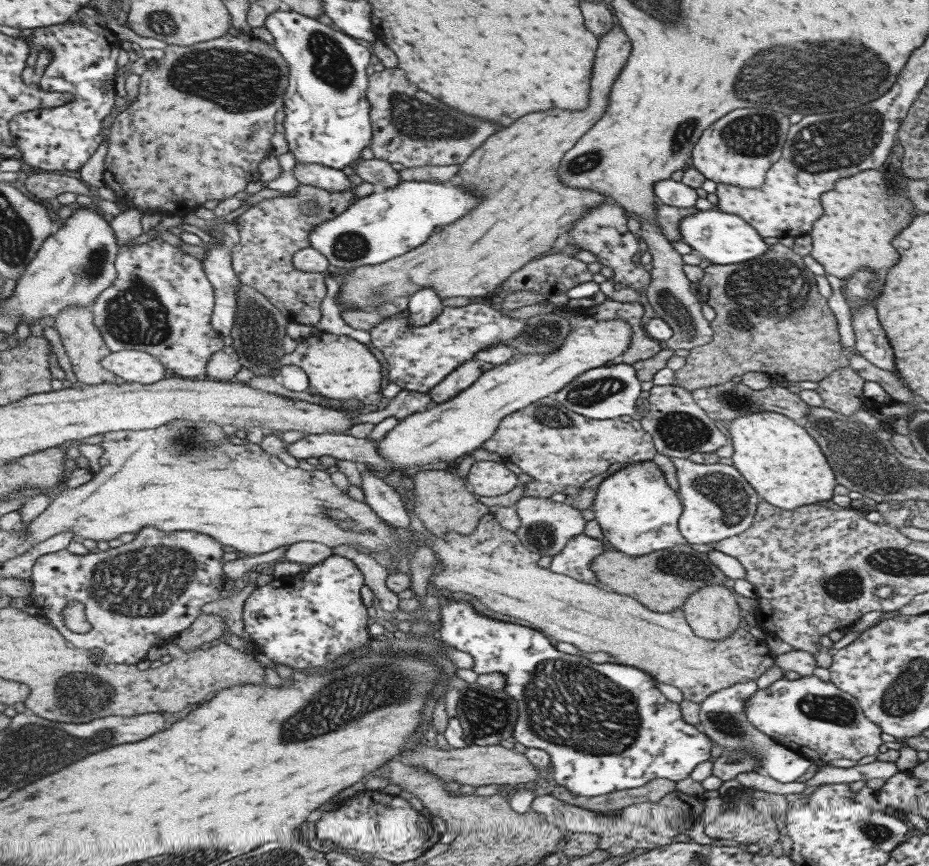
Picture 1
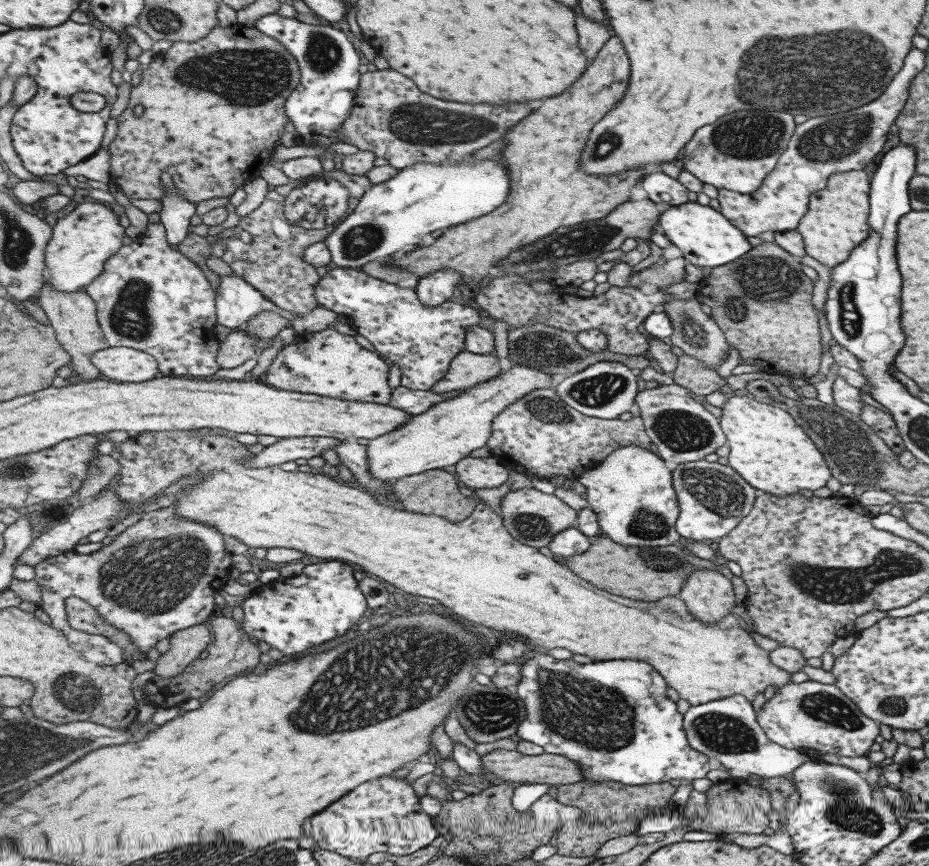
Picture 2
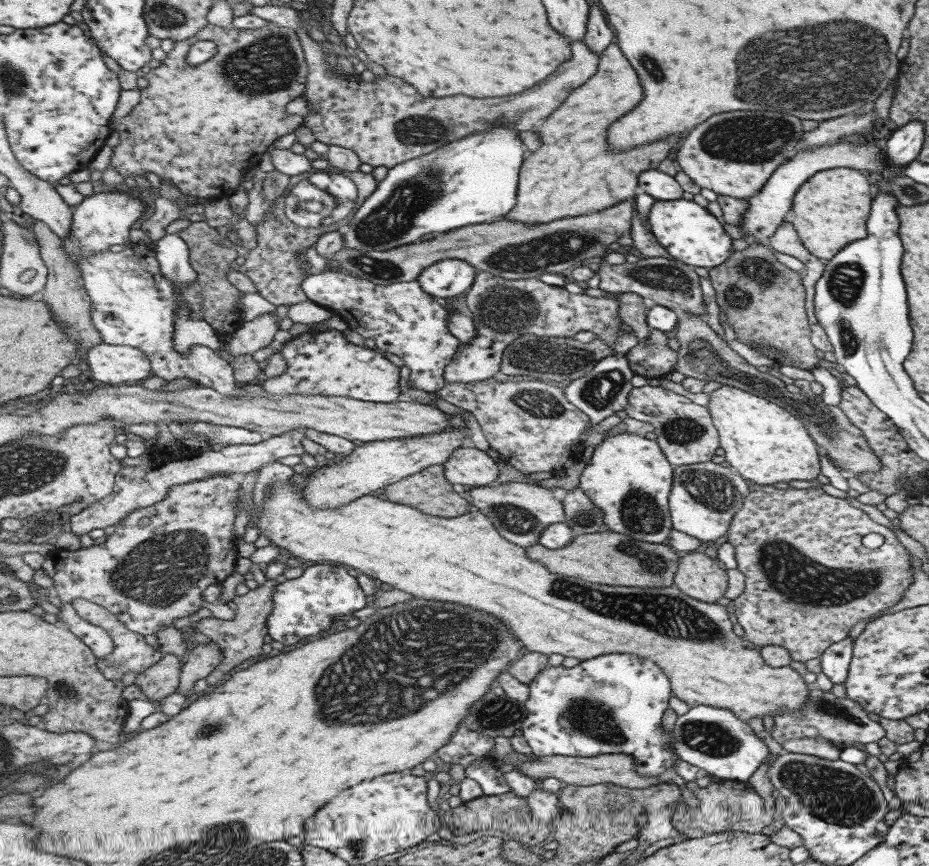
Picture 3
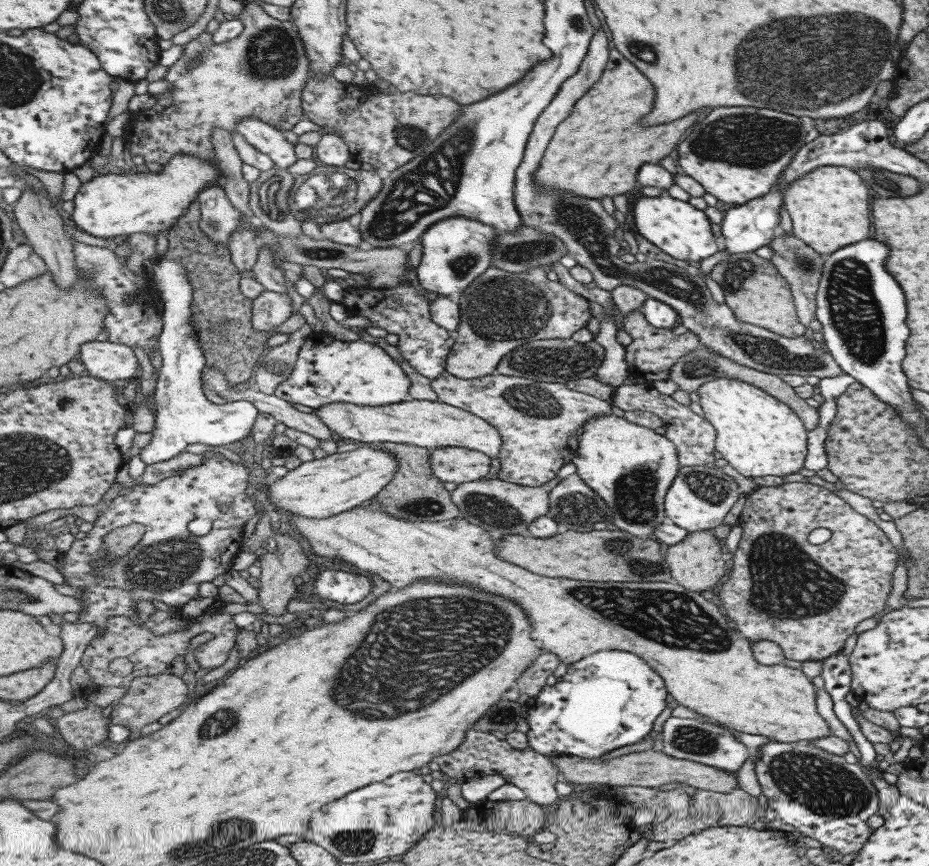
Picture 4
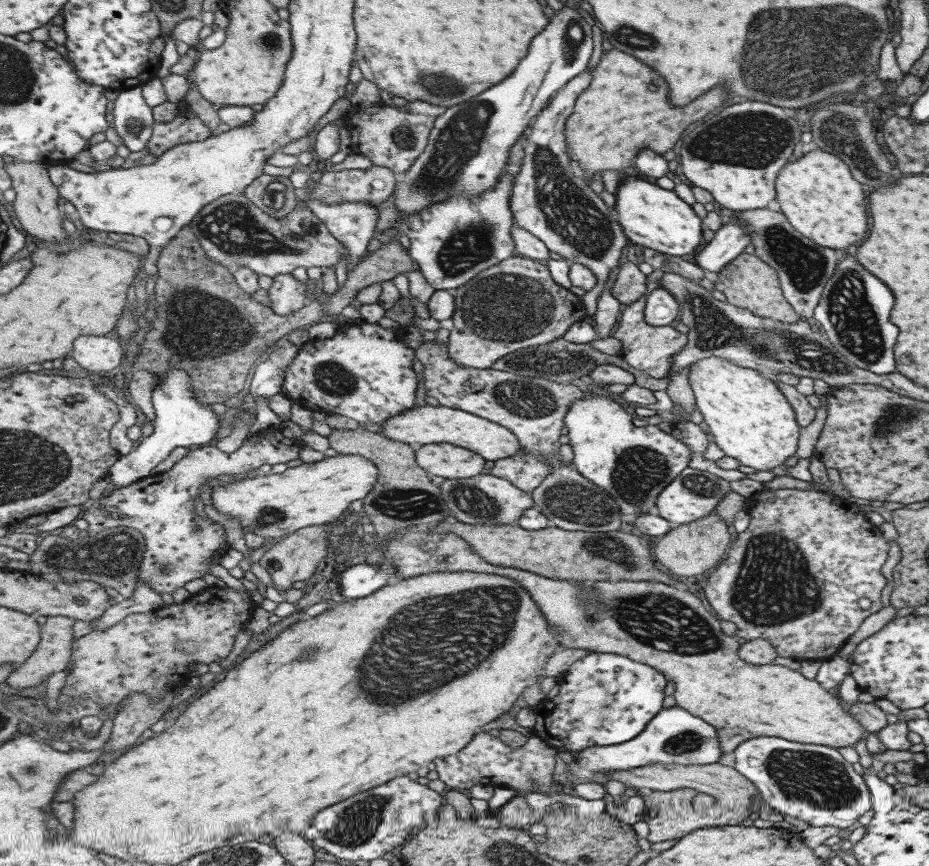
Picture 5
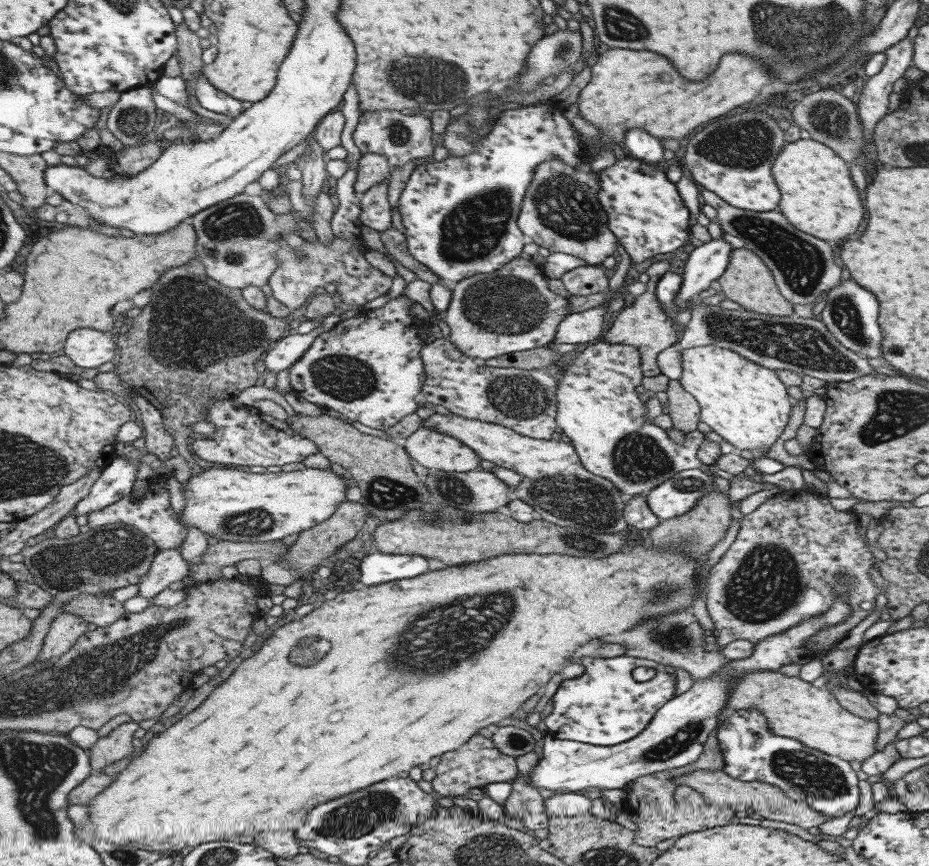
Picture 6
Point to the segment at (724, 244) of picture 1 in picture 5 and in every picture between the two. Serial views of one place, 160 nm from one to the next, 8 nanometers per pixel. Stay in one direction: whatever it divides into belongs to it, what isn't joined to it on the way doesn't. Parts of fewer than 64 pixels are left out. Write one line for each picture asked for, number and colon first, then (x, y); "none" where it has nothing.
2: (705, 238)
3: (688, 232)
4: (679, 230)
5: (655, 218)

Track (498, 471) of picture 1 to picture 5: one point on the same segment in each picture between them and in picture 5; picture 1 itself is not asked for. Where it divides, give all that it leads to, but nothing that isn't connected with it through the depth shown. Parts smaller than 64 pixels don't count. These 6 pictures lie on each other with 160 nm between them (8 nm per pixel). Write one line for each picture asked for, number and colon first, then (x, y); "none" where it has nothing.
2: (474, 473)
3: (466, 465)
4: (458, 465)
5: (446, 460)

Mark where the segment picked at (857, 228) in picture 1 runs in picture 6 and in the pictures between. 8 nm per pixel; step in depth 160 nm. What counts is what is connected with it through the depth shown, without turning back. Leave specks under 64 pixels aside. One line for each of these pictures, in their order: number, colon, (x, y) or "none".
2: (834, 223)
3: (829, 209)
4: (828, 206)
5: (816, 193)
6: (817, 196)

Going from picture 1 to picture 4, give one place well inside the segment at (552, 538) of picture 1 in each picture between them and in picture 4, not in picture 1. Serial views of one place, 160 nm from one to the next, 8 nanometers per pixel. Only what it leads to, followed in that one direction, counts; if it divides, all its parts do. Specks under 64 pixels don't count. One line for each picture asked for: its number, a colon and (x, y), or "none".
2: (531, 517)
3: (519, 512)
4: (501, 508)

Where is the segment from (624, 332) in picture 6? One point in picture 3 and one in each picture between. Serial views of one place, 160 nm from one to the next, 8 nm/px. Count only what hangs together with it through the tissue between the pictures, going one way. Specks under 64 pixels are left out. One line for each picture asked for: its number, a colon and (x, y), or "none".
3: (655, 359)
4: (653, 352)
5: (647, 348)

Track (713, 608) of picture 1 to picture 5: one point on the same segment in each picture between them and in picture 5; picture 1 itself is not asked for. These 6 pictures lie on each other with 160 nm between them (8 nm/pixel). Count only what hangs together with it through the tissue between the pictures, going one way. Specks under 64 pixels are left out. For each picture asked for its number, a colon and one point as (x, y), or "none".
2: (708, 595)
3: (698, 576)
4: (696, 563)
5: (687, 549)

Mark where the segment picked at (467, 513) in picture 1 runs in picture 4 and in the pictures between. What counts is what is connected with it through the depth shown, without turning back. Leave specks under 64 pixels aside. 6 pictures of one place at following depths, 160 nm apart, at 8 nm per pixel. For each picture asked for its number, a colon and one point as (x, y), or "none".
2: (435, 492)
3: (427, 491)
4: (413, 494)

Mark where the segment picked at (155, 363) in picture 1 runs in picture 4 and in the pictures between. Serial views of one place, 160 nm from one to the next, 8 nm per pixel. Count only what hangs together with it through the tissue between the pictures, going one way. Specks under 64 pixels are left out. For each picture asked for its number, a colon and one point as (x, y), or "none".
2: (123, 364)
3: (110, 364)
4: (106, 360)

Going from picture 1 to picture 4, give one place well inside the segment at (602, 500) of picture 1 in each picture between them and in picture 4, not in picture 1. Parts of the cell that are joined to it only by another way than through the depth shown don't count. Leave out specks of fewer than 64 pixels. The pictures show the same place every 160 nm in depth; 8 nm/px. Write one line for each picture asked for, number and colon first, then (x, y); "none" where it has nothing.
2: (630, 491)
3: (627, 476)
4: (630, 467)

